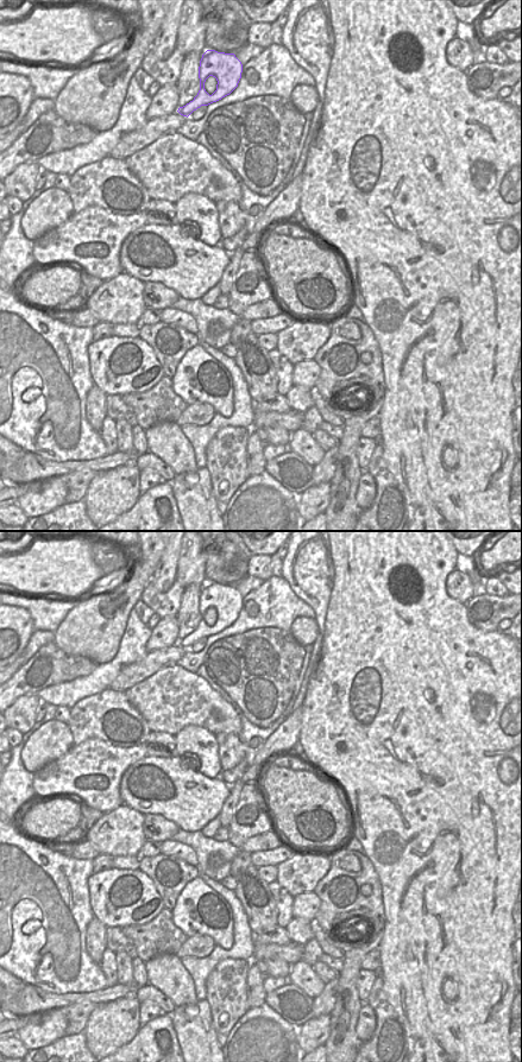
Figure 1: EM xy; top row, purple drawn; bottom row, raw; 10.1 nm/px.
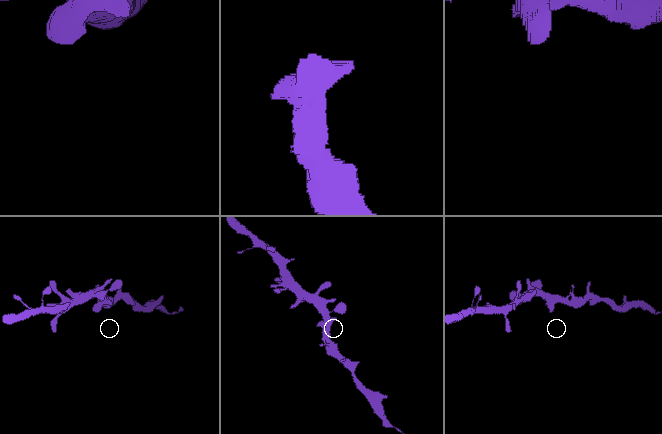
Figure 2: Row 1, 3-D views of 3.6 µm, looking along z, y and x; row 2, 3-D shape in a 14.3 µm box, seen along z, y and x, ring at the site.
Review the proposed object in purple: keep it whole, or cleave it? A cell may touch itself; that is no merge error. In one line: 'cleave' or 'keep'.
keep

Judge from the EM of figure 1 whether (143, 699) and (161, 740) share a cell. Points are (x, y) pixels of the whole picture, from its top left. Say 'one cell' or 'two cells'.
two cells

